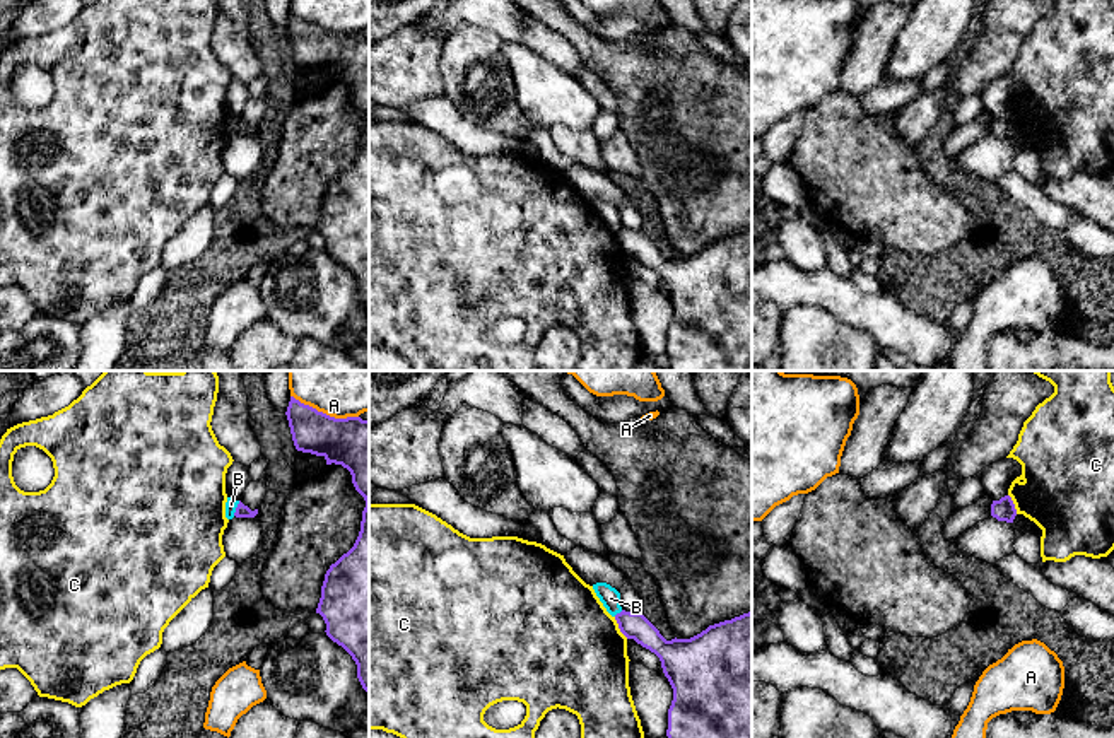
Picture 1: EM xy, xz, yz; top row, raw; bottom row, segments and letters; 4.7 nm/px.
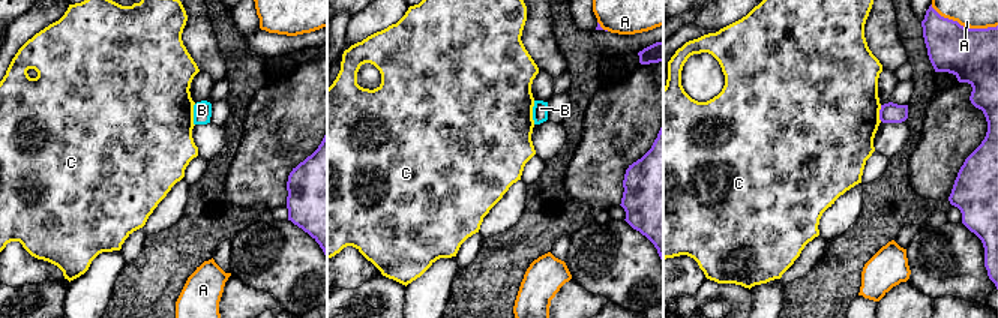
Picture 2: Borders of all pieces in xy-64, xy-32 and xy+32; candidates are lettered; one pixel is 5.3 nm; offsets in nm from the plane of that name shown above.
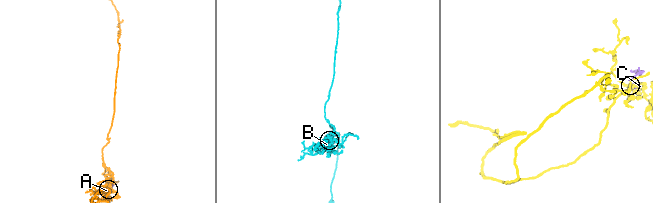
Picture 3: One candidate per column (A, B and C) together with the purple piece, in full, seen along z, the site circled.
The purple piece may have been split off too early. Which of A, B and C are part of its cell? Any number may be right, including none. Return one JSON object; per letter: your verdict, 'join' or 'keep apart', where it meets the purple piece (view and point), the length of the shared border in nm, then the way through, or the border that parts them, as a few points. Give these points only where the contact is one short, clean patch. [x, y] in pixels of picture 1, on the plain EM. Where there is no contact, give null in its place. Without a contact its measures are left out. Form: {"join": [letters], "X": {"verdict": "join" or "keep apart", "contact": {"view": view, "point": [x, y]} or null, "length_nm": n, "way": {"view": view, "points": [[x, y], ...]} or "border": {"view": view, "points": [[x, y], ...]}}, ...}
{"join": [], "A": {"verdict": "keep apart", "contact": {"view": "xy", "point": [325, 31]}, "length_nm": 340}, "B": {"verdict": "keep apart", "contact": {"view": "xy", "point": [236, 125]}, "length_nm": 80, "border": {"view": "xy", "points": [[240, 118], [233, 132]]}}, "C": {"verdict": "keep apart", "contact": {"view": "xz", "point": [619, 245]}, "length_nm": 120}}

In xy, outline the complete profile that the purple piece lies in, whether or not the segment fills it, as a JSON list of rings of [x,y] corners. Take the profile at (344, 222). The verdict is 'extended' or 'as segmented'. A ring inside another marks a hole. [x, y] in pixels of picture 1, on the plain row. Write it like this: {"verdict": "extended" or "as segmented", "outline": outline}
{"verdict": "as segmented", "outline": [[[294,14],[285,32],[296,67],[347,85],[366,118],[359,154],[326,188],[316,231],[326,241],[326,253],[355,278],[369,316],[369,38],[335,36]]]}

